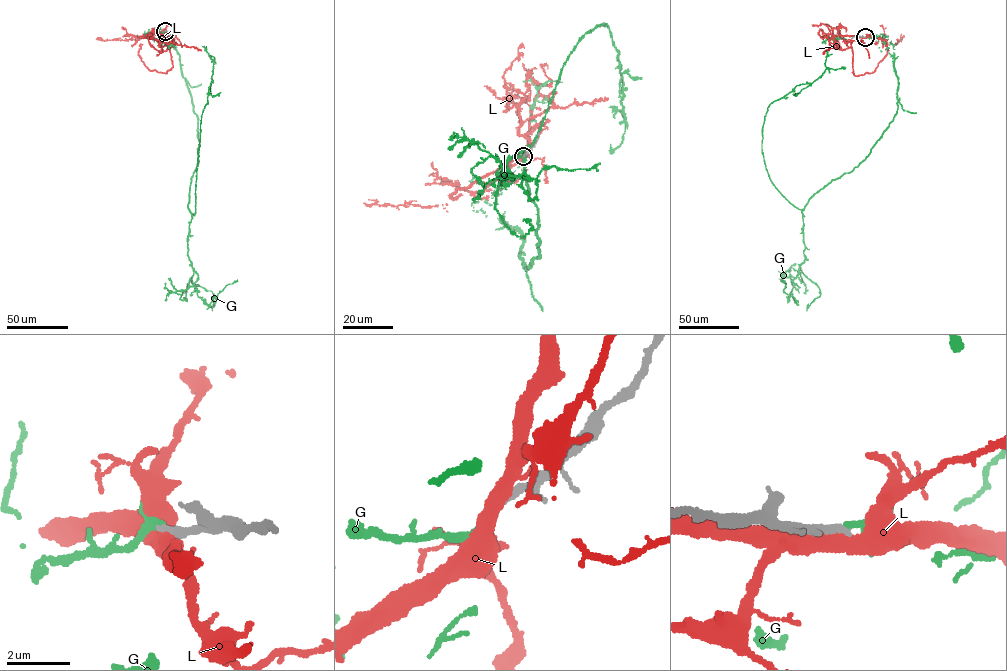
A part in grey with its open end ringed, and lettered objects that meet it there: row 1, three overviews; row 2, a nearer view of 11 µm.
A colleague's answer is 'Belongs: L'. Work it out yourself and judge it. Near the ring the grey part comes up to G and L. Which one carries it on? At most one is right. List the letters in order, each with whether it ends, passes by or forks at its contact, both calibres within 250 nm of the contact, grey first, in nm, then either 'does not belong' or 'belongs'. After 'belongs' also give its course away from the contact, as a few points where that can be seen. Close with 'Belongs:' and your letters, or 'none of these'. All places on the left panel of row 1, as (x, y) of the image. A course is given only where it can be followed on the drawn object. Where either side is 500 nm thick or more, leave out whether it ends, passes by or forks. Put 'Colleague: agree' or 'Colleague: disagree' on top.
Colleague: disagree
G: it passes by; 220 nm thick on the grey side, 180 nm on the other; does not belong
L: it passes by; 320 nm thick on the grey side, 480 nm on the other; does not belong
Belongs: none of these

